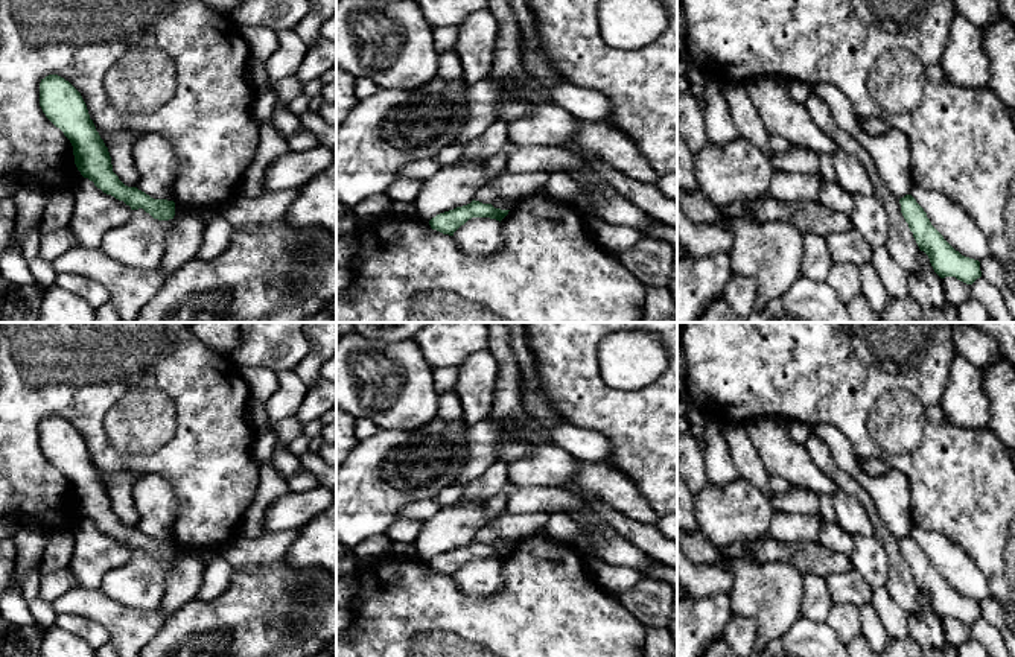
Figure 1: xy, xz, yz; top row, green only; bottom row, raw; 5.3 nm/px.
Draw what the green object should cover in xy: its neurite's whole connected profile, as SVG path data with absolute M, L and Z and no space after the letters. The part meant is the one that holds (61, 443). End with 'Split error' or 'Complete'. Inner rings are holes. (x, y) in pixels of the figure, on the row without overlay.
M58 415L41 420L40 447L70 481L75 505L84 519L103 534L123 541L131 551L143 549L158 561L173 560L173 541L154 540L137 528L128 528L113 513L108 488L96 471L81 433L68 421Z. Complete

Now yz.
M912 535L901 538L899 544L919 590L928 596L934 613L940 619L956 617L966 625L972 625L982 617L980 602L956 592L931 566L927 554Z. Complete

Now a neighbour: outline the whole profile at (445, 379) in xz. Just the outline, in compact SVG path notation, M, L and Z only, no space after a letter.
M443 367L434 370L434 386L438 394L453 391L458 382L460 367Z

